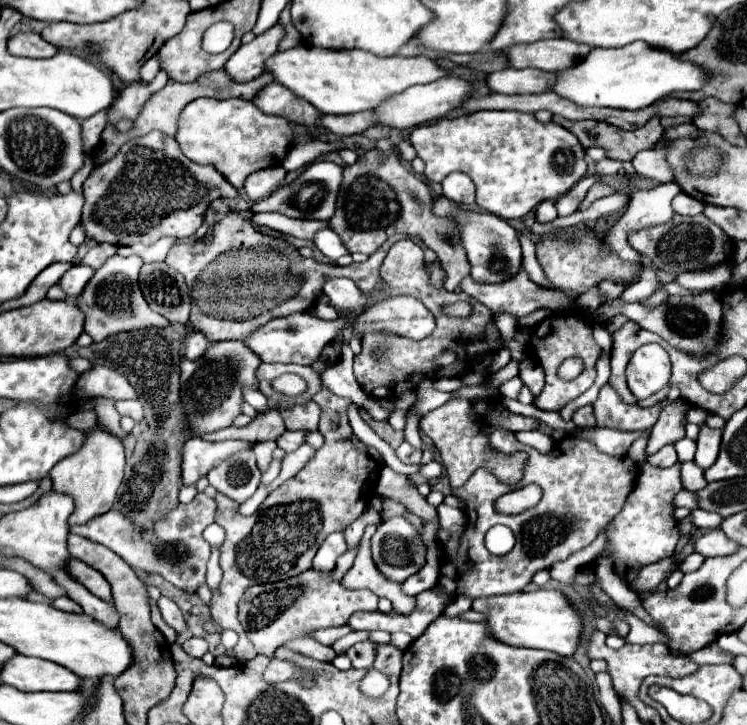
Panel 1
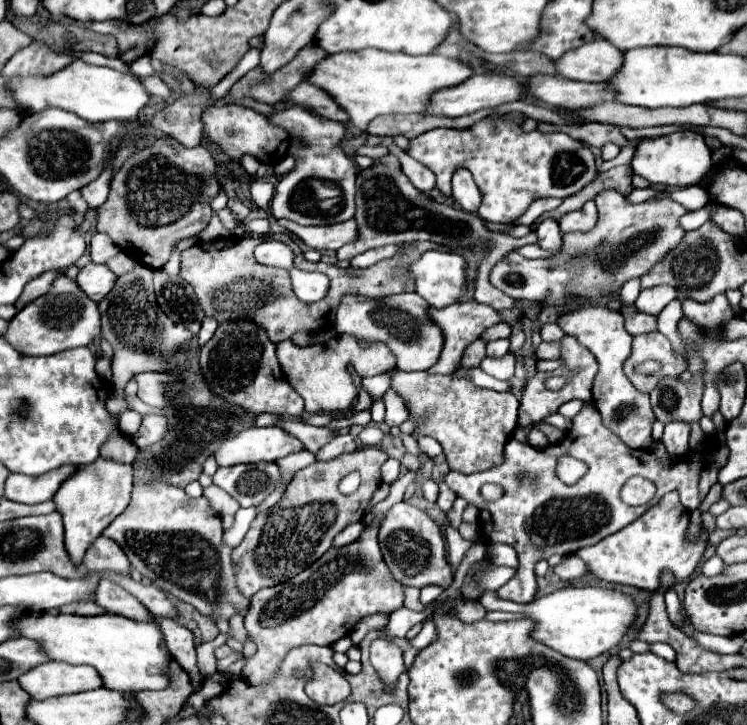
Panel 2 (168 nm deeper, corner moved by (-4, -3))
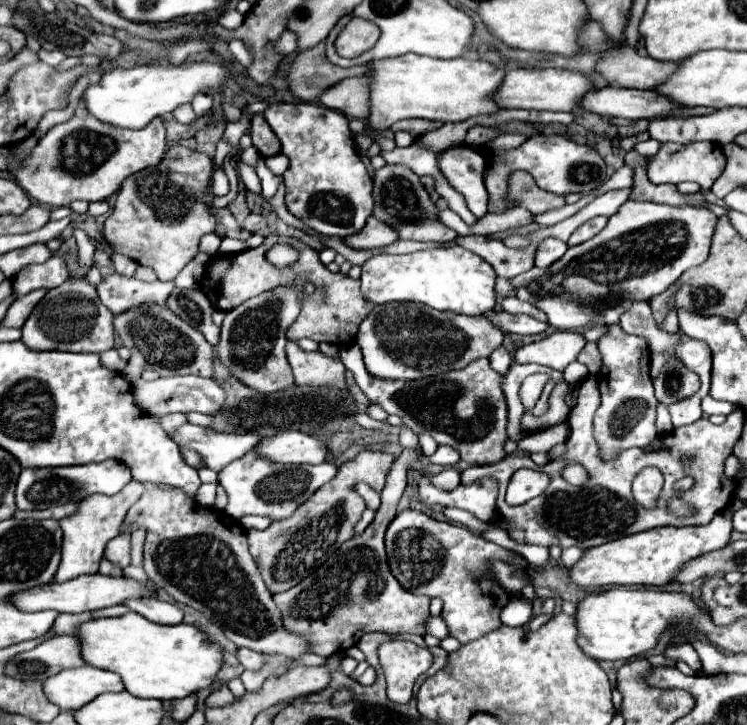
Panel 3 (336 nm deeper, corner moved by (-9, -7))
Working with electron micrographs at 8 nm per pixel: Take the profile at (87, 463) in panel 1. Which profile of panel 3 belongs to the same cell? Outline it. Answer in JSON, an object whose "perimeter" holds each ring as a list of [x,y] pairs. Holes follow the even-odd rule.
{"perimeter":[[[130,481],[120,493],[106,497],[106,495],[90,495],[88,499],[80,501],[78,513],[64,517],[60,521],[60,527],[64,531],[64,541],[62,541],[62,559],[60,567],[52,579],[52,583],[62,583],[68,579],[74,579],[78,575],[90,575],[98,571],[98,563],[104,555],[106,543],[120,533],[120,523],[124,521],[126,511],[142,497],[144,485],[138,481]]]}

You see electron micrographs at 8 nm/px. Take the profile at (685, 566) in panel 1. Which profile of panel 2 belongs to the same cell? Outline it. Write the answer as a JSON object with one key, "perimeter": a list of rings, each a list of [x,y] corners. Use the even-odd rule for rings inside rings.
{"perimeter":[[[713,555],[711,559],[707,559],[703,565],[701,565],[701,573],[705,575],[705,577],[711,577],[711,575],[717,575],[717,573],[721,573],[721,569],[723,569],[723,561],[717,557],[717,555]]]}

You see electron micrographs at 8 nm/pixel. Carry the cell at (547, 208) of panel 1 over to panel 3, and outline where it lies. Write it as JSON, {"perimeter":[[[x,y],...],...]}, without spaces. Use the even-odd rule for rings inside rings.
{"perimeter":[[[546,239],[536,251],[534,265],[536,267],[550,267],[550,263],[558,261],[566,253],[566,249],[568,249],[566,243],[558,241],[558,239]]]}

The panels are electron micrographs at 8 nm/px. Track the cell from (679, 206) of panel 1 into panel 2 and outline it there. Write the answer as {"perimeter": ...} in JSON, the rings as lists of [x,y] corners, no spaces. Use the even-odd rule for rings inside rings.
{"perimeter":[[[605,189],[595,195],[595,205],[599,211],[597,225],[587,233],[565,235],[563,255],[549,259],[525,259],[517,251],[511,251],[493,265],[489,275],[491,285],[513,299],[535,299],[541,303],[565,303],[571,295],[613,295],[625,281],[645,275],[681,241],[685,233],[677,219],[685,215],[687,209],[669,199],[631,205],[621,193]]]}

